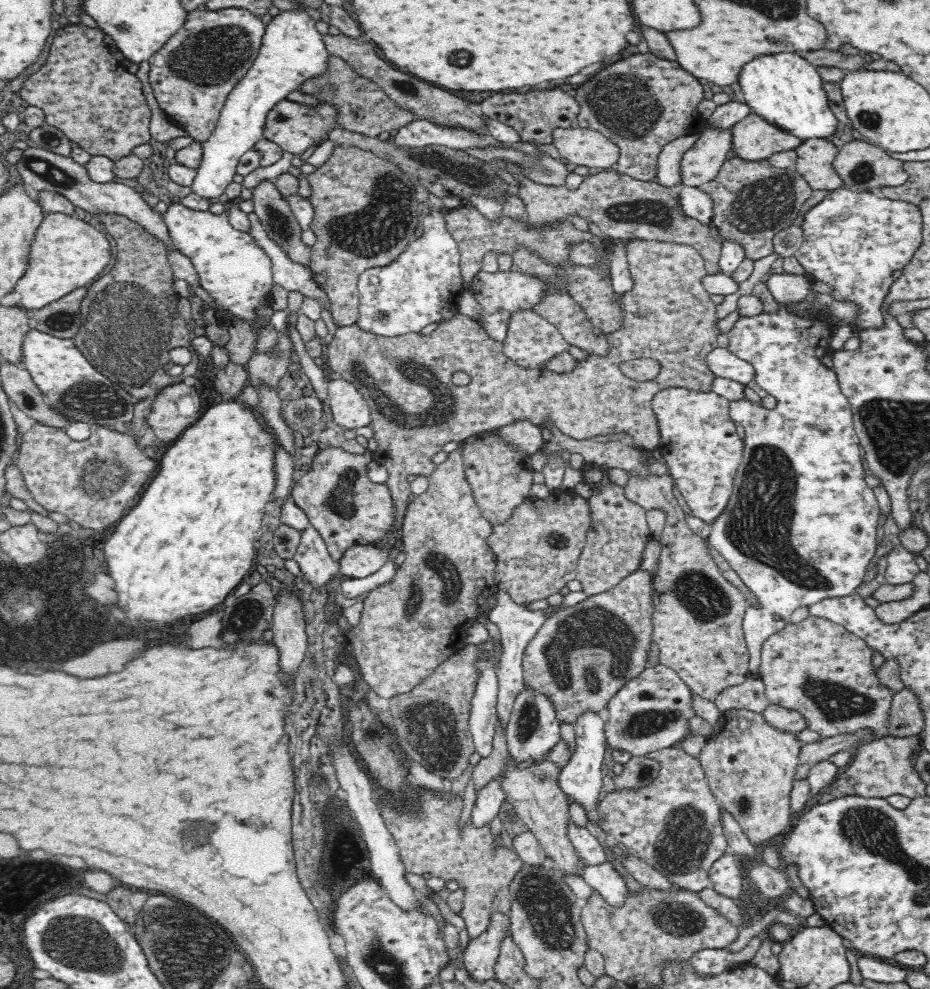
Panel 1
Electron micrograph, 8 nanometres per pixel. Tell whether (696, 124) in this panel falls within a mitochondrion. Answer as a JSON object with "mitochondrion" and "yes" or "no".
{"mitochondrion":"no"}

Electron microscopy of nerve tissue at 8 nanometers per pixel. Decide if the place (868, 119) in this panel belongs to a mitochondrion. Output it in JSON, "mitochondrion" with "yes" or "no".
{"mitochondrion":"yes"}

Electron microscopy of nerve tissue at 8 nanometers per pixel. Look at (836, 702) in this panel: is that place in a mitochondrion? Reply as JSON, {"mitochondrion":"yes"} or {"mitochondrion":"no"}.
{"mitochondrion":"yes"}

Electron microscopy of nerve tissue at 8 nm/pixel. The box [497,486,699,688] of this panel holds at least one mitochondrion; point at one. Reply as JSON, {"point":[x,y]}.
{"point":[558,541]}

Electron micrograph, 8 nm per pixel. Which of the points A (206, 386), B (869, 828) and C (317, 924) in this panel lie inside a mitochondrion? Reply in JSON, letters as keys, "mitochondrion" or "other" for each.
{"A":"other","B":"mitochondrion","C":"other"}

